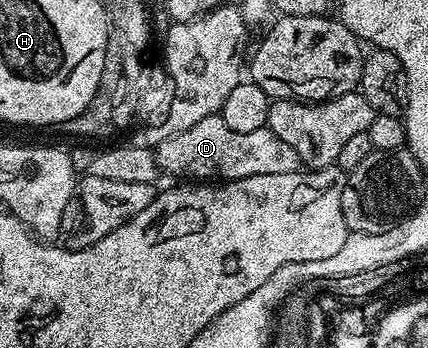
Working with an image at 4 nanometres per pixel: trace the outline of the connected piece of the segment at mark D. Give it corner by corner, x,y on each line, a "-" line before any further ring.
219,114
201,118
197,126
189,126
189,130
181,130
181,134
165,138
165,142
154,149
154,154
164,173
188,176
191,182
226,182
257,174
293,174
301,168
297,150
281,142
281,138
277,138
277,134
273,134
270,128
249,130
249,134
241,134
237,130
229,130

